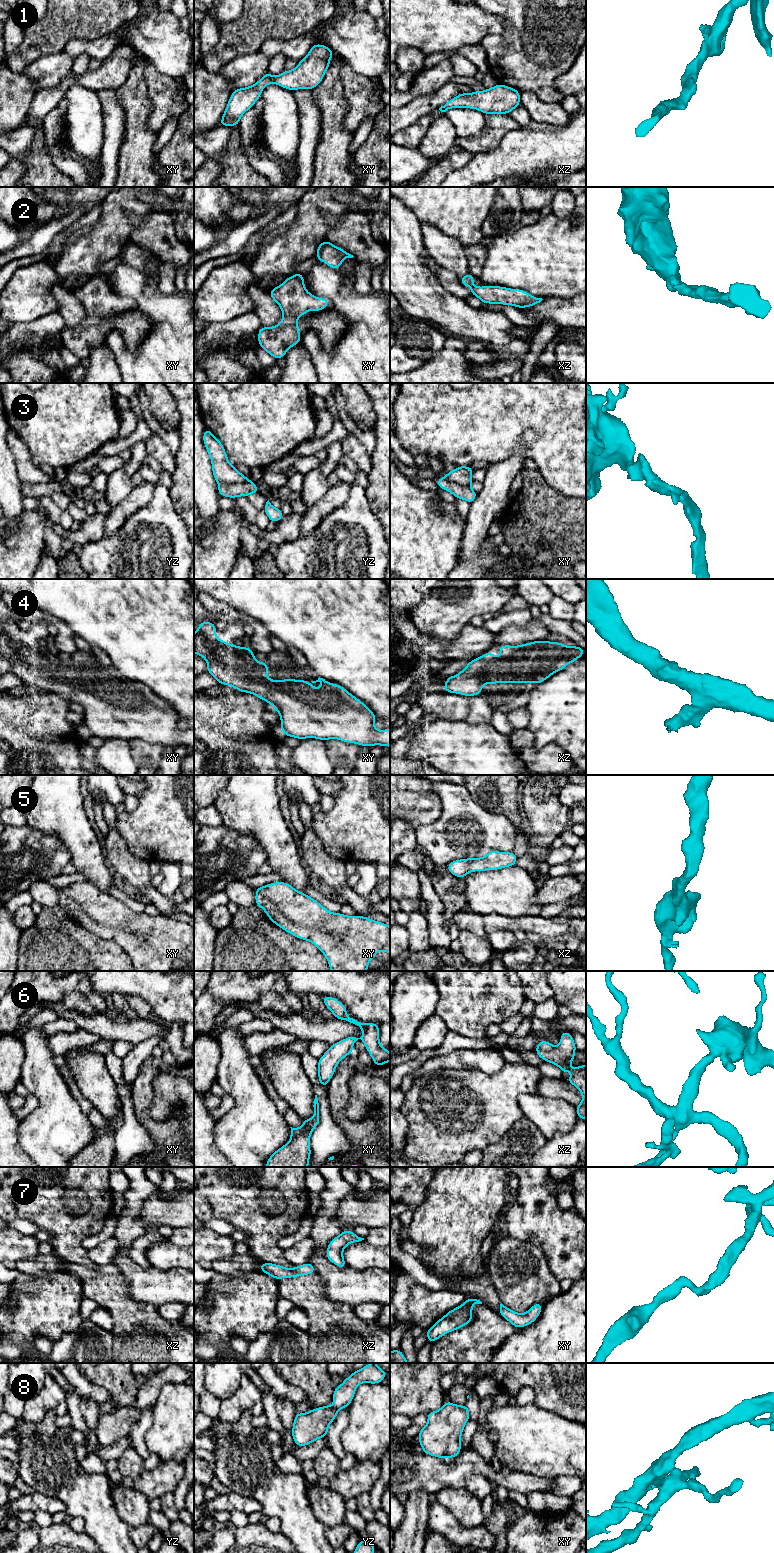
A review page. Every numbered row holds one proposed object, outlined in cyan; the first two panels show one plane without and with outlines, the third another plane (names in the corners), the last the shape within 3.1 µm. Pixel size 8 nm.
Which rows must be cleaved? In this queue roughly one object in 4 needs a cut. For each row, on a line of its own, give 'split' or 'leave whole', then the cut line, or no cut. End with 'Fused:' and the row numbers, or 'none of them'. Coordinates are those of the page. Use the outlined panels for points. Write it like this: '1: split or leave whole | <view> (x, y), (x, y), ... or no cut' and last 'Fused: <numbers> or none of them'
1: leave whole | no cut
2: leave whole | no cut
3: split | yz (247, 479), (234, 483), (218, 483)
4: leave whole | no cut
5: leave whole | no cut
6: leave whole | no cut
7: leave whole | no cut
8: split | yz (326, 1406), (338, 1410)
Fused: 3, 8

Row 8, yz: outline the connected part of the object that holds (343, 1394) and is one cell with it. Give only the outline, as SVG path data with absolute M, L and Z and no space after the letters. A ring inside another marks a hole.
M376 1363L368 1364L359 1370L354 1371L341 1385L334 1389L332 1399L334 1405L327 1407L340 1410L349 1407L354 1398L356 1388L360 1383L378 1384L386 1378L386 1371L383 1371Z

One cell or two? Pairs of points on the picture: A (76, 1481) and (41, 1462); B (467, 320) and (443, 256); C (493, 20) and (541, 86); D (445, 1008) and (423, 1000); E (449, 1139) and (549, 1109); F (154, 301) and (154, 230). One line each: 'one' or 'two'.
A: one
B: two
C: two
D: two
E: two
F: two

